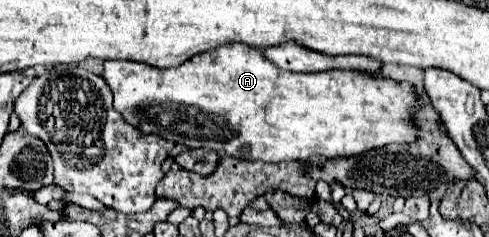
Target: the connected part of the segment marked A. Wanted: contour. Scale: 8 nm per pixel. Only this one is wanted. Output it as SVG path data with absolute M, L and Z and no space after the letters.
M244 44L214 48L212 52L194 56L188 64L166 70L130 60L108 60L102 68L102 78L114 94L112 106L128 124L144 134L158 134L164 140L172 140L174 144L184 144L188 148L206 148L242 160L279 163L308 160L316 154L326 158L350 156L392 142L416 140L416 128L412 124L412 116L408 114L418 100L414 86L350 70L294 74L280 70L276 64L264 60L258 48L248 48Z

